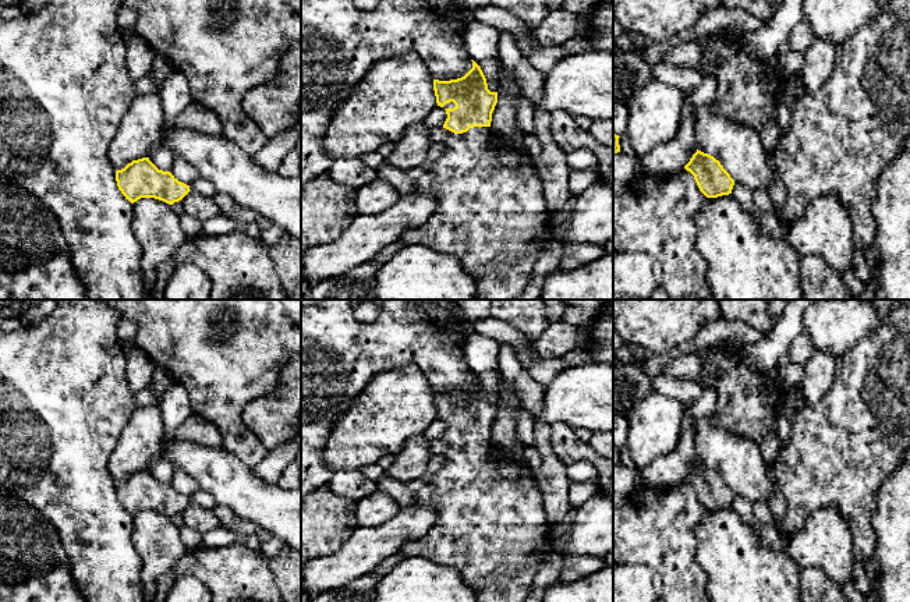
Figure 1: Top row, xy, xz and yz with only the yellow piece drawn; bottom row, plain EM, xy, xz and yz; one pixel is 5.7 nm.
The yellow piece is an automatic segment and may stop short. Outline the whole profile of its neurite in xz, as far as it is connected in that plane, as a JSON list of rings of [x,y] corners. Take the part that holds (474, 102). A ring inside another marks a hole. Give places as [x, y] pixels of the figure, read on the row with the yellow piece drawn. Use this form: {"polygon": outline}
{"polygon": [[[472,61],[472,68],[461,78],[450,81],[433,79],[438,106],[446,110],[443,128],[447,137],[445,152],[438,160],[425,160],[412,170],[400,170],[383,163],[376,169],[376,177],[393,185],[400,195],[432,192],[436,210],[426,224],[407,231],[400,240],[406,244],[422,244],[438,252],[460,259],[475,281],[474,300],[518,300],[532,280],[535,261],[546,240],[550,210],[543,196],[541,177],[534,160],[524,152],[506,149],[492,135],[492,113],[498,103],[498,92],[488,89],[481,67]]]}

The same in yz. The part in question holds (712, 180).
{"polygon": [[[697,149],[684,169],[694,176],[700,191],[707,198],[732,194],[734,180],[714,156]]]}

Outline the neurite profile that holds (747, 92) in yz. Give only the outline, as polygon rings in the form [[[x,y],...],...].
[[[723,35],[705,36],[695,43],[705,59],[714,64],[714,71],[702,75],[716,81],[714,106],[720,116],[755,132],[759,132],[768,121],[776,120],[783,79],[775,63],[753,59],[744,52],[741,40],[732,40]]]

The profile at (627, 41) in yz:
[[[622,32],[622,35],[613,42],[620,52],[622,50],[633,50],[633,49],[645,49],[651,46],[654,42],[649,38],[640,36],[631,32]]]

